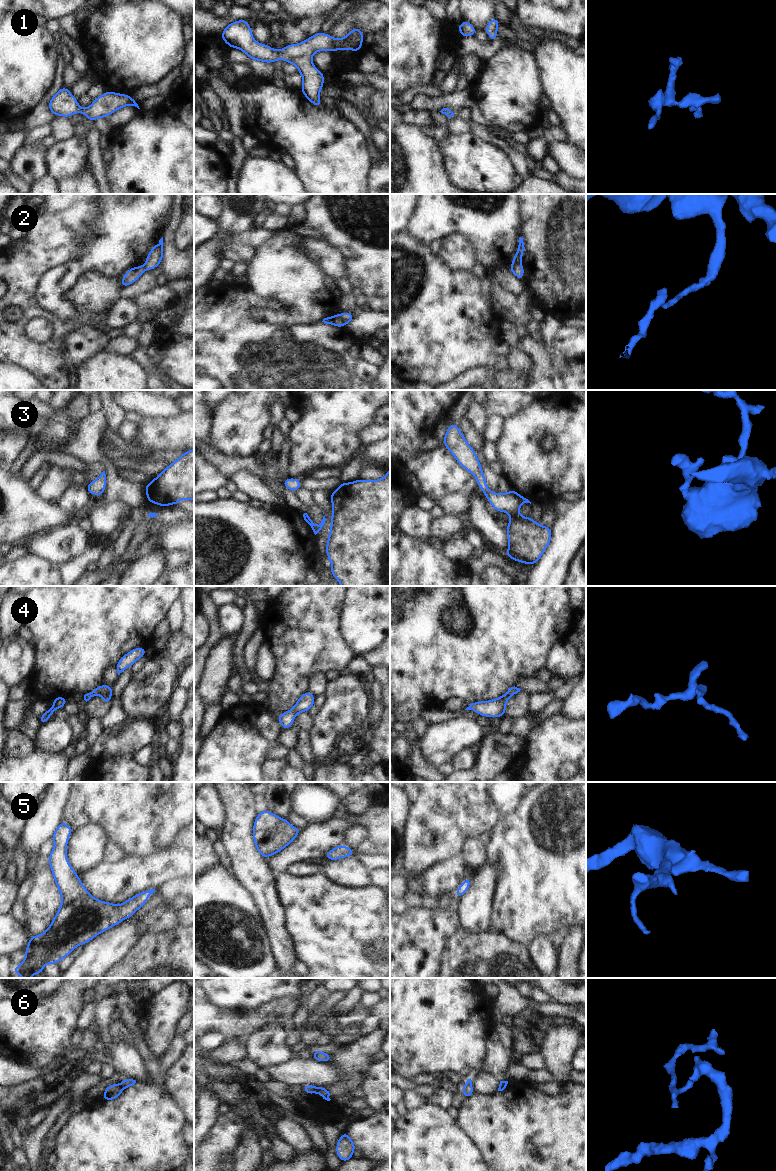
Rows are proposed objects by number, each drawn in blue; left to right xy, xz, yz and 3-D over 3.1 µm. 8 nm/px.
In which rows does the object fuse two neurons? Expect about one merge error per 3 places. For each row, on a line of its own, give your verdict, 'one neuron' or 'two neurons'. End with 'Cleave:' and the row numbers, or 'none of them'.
1: one neuron
2: two neurons
3: one neuron
4: one neuron
5: one neuron
6: two neurons
Cleave: 2, 6

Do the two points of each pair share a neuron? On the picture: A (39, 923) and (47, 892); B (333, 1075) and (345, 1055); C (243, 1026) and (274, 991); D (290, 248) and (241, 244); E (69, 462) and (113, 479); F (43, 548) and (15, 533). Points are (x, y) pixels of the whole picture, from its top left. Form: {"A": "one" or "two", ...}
{"A": "one", "B": "two", "C": "two", "D": "two", "E": "two", "F": "two"}

